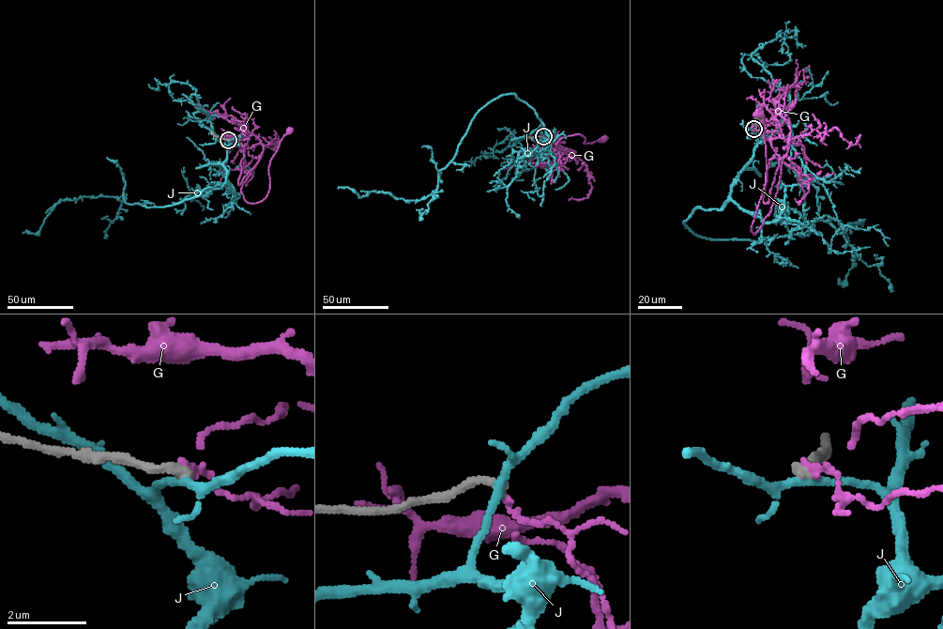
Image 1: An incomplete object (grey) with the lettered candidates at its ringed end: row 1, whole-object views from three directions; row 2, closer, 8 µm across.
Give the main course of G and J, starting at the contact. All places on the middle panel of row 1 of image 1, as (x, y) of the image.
G: (543, 136), (551, 146), (574, 158), (555, 145), (561, 138), (581, 134), (585, 144), (604, 137)
J: (543, 136), (532, 108), (501, 95), (476, 114), (432, 194), (404, 200), (338, 189)

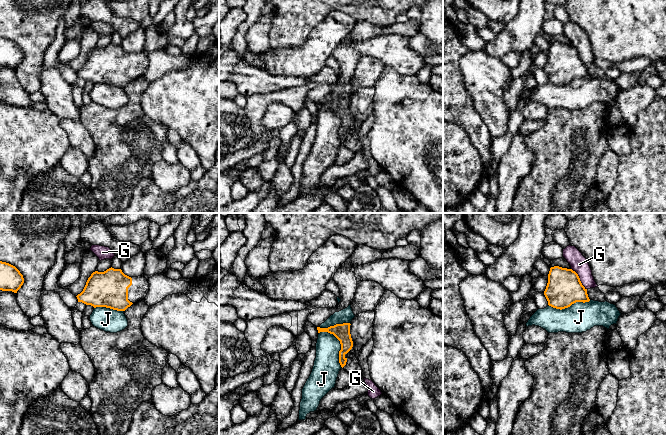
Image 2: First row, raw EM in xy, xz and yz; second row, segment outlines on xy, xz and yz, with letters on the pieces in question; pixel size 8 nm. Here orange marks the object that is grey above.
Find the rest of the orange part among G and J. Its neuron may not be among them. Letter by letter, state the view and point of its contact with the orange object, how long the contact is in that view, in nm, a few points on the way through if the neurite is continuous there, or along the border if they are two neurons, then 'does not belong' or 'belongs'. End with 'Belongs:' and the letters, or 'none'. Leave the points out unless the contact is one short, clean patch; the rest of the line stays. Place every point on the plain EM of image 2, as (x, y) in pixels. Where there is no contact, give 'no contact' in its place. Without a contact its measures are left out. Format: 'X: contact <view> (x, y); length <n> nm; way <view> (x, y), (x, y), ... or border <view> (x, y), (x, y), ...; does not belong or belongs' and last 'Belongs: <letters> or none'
G: contact yz (579, 55); length 220 nm; border yz (571, 44), (586, 65); does not belong
J: contact xz (341, 121); length 340 nm; border xz (320, 107), (331, 109), (339, 117), (339, 140), (342, 143); does not belong
Belongs: none

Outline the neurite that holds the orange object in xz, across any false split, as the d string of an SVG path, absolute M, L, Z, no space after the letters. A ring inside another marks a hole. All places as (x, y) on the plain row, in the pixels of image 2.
M350 99L336 100L334 102L330 102L328 104L320 104L317 103L318 109L320 108L328 108L333 110L341 120L341 126L339 127L339 139L343 144L346 141L348 128L352 128L357 136L360 127L355 127L353 124L353 117L350 110Z

